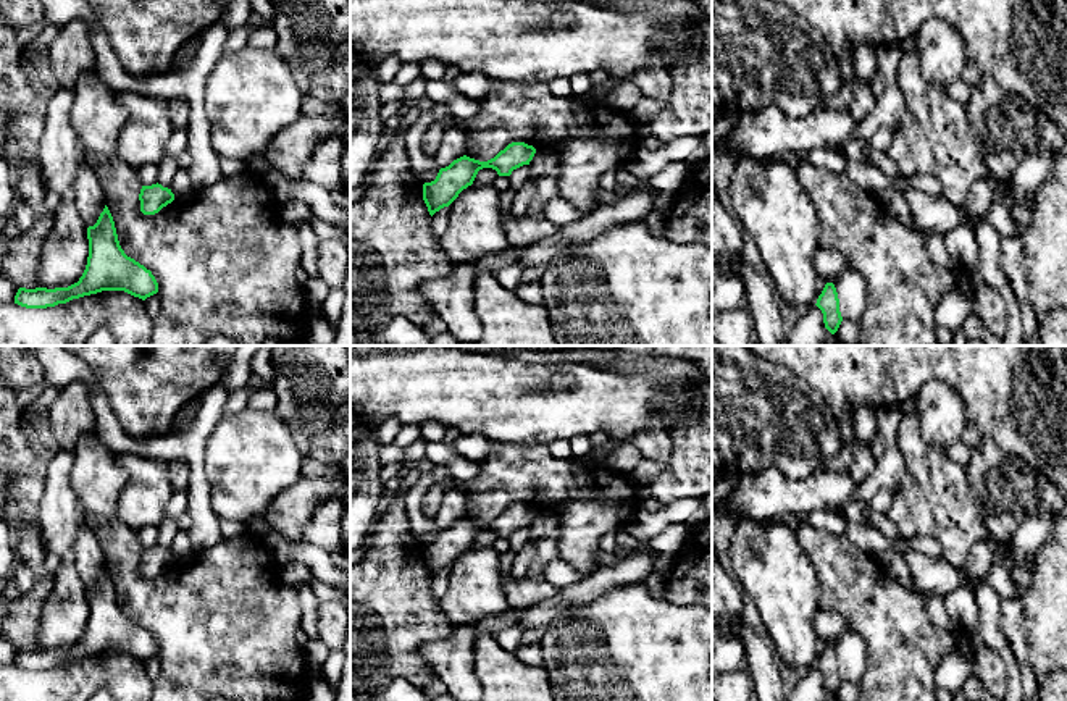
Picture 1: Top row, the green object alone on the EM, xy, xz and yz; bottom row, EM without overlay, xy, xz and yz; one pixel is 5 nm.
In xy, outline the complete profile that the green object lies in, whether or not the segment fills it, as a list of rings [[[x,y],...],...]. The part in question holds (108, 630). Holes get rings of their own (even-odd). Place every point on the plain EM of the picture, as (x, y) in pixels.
[[[105,567],[97,585],[87,590],[89,619],[77,644],[68,649],[19,649],[15,665],[26,670],[47,670],[102,653],[124,653],[145,662],[158,654],[150,632],[128,619],[119,607],[113,578]]]

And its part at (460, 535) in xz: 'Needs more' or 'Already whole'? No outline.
Already whole

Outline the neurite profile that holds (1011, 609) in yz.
[[[1019,590],[1017,598],[1001,601],[1001,628],[1006,638],[1009,640],[1009,646],[1017,664],[1030,665],[1028,646],[1022,627],[1023,615],[1022,594],[1023,591]]]

